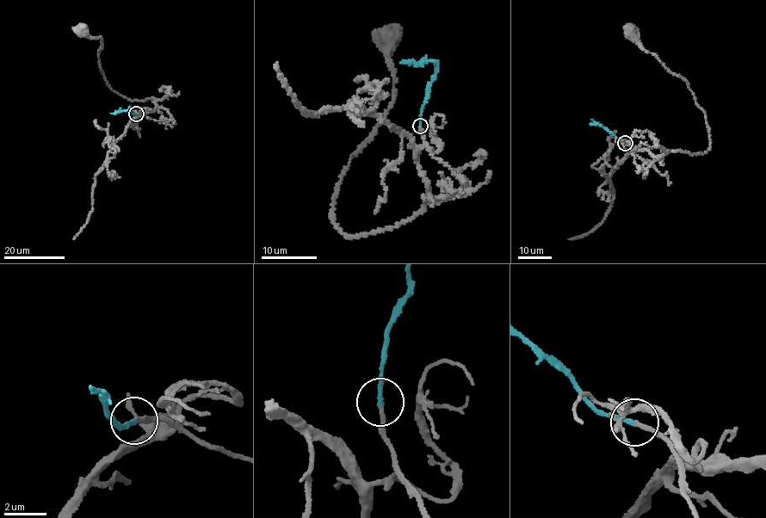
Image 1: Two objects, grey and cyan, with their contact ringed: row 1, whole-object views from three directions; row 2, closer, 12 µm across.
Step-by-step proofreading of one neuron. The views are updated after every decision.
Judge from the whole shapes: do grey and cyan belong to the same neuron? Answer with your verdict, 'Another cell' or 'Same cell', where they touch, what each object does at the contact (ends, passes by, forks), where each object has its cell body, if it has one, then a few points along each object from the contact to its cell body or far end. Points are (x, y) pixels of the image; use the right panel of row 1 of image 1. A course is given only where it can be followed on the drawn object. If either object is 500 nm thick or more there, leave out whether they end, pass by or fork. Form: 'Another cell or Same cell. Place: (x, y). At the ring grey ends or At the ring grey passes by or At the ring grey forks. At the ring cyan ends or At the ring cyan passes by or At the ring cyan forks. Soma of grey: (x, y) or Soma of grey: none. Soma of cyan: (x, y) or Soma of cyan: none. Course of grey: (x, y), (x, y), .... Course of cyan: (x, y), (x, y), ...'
Same cell. Place: (625, 143). At the ring grey ends. At the ring cyan ends. Soma of grey: (631, 31). Soma of cyan: none. Course of grey: (625, 144), (661, 156), (681, 150), (701, 154), (711, 143), (705, 115), (688, 82), (644, 50), (630, 32). Course of cyan: (625, 144), (605, 128), (590, 125), (599, 123)

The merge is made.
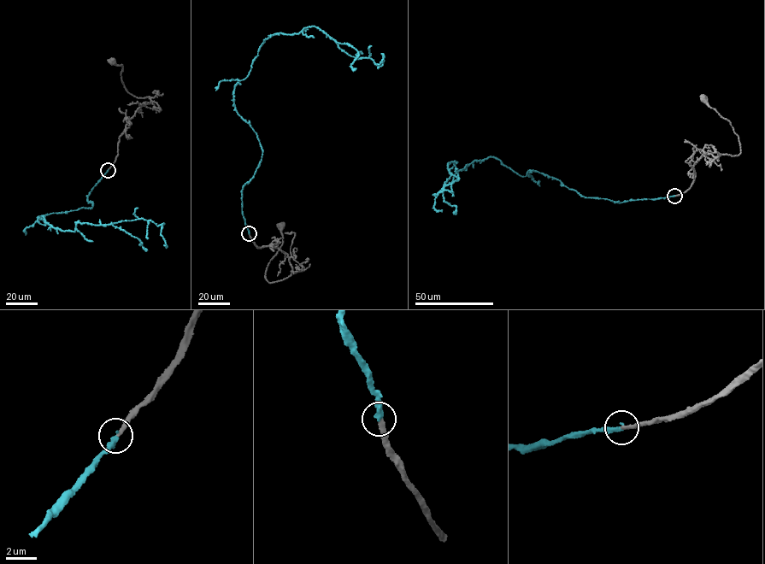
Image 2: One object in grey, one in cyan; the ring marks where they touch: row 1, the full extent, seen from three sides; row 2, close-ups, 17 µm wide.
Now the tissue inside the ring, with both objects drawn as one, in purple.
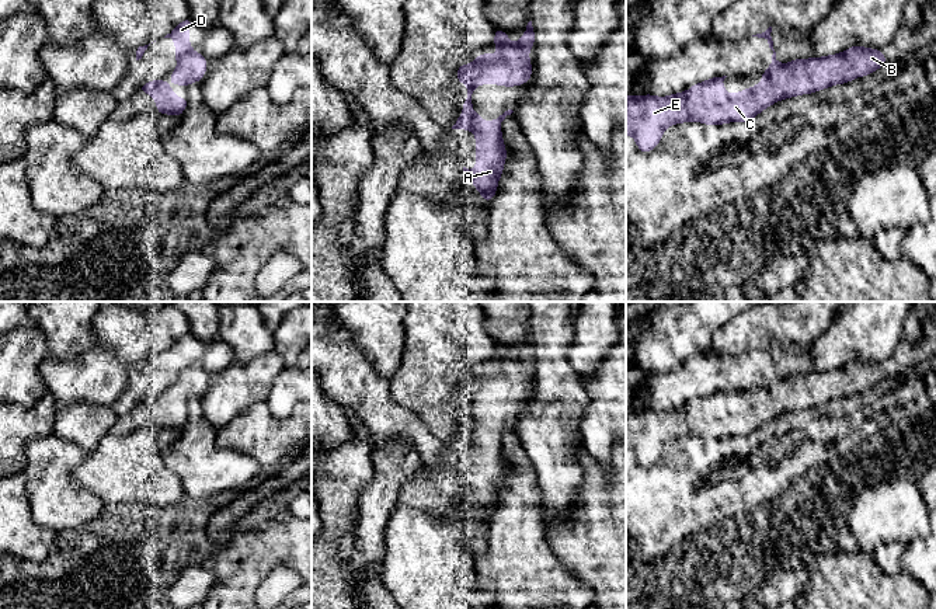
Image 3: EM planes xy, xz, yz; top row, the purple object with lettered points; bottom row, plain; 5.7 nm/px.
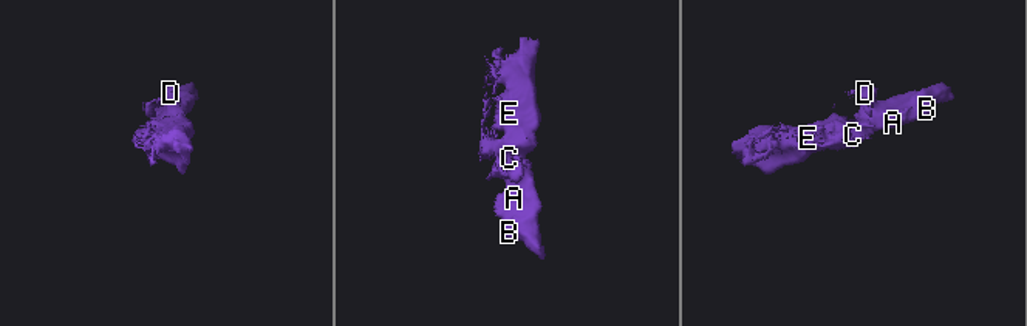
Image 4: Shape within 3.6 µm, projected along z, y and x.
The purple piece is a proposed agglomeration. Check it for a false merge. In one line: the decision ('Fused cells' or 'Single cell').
Single cell

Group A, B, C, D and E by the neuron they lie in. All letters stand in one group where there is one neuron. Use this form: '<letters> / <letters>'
A B C D E

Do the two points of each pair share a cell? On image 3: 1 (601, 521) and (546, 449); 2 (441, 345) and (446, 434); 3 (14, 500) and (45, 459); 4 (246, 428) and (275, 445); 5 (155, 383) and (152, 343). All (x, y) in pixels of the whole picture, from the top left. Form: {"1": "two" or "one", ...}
{"1": "two", "2": "one", "3": "two", "4": "one", "5": "two"}

